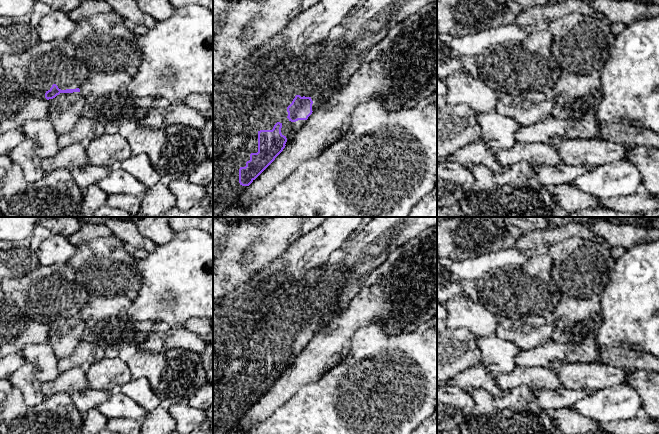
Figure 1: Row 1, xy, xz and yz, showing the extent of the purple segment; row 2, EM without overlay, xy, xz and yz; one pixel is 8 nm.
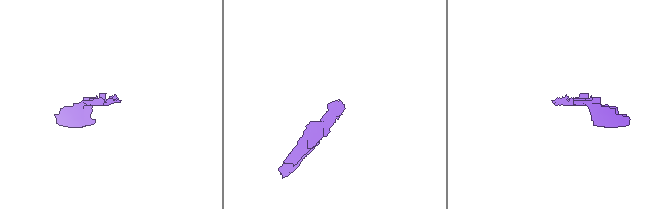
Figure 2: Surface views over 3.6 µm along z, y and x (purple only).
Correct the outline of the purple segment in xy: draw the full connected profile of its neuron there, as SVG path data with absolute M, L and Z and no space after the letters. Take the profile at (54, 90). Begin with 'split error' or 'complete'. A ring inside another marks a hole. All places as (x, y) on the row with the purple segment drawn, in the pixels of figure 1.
split error | M56 84L46 91L45 98L50 102L47 118L52 122L58 135L73 130L82 117L85 98L79 88L61 90Z

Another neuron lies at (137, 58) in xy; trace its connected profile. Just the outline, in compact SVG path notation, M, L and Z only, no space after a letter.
M112 11L77 22L67 40L90 71L112 73L139 66L142 52L138 49L137 38L129 23Z

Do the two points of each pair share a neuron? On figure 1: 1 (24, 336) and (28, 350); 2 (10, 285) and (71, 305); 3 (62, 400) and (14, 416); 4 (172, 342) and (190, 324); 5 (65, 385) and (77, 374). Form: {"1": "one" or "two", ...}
{"1": "two", "2": "one", "3": "one", "4": "two", "5": "one"}

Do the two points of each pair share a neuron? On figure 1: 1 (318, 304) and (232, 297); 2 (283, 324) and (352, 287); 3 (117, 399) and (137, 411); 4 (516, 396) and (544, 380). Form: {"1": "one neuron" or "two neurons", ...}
{"1": "two neurons", "2": "one neuron", "3": "one neuron", "4": "two neurons"}

